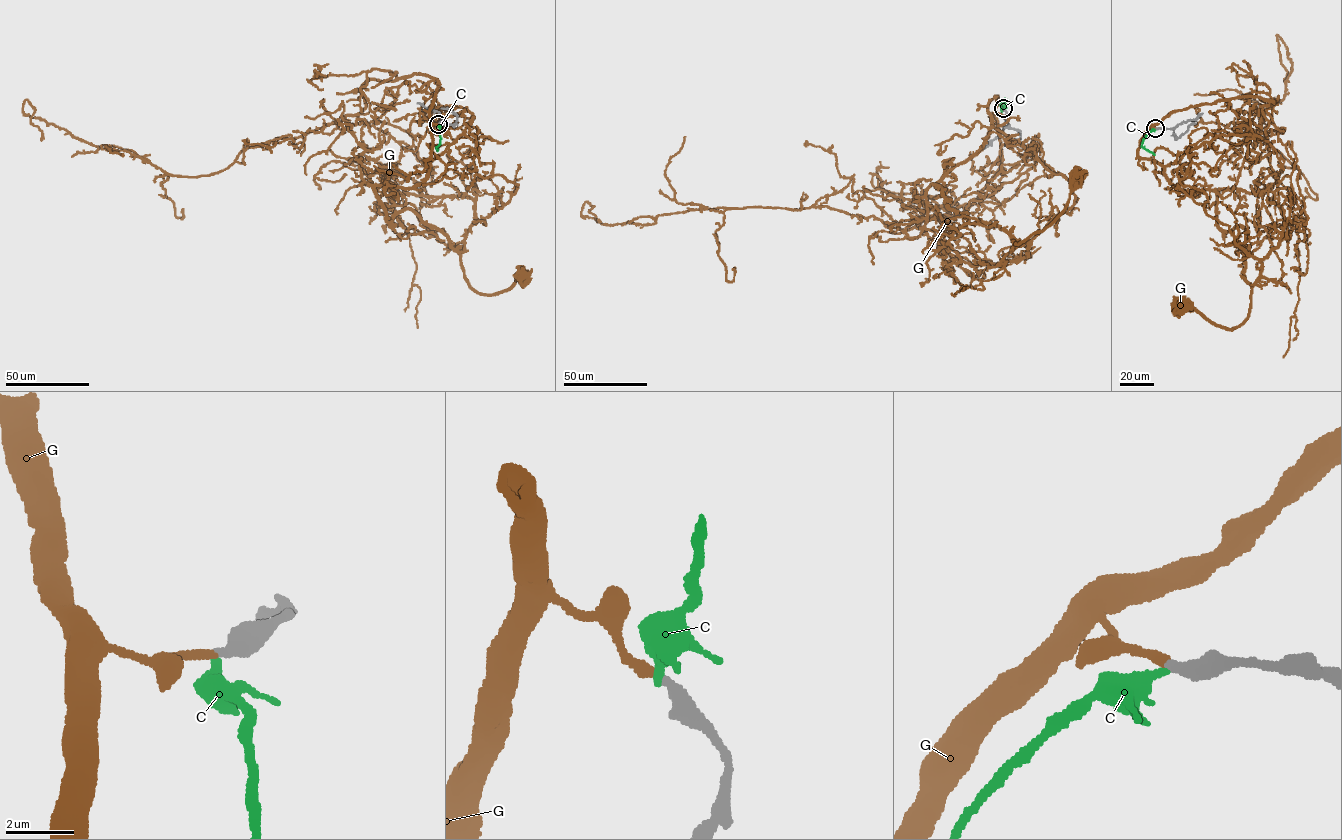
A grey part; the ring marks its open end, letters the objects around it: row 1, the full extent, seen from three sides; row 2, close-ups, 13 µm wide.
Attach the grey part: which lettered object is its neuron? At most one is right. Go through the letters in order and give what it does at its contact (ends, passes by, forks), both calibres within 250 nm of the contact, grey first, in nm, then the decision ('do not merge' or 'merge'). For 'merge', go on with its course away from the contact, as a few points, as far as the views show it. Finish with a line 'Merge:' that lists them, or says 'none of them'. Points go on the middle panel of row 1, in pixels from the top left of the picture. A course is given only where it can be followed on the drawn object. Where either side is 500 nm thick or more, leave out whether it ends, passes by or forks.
C: it ends | 360/240 nm | do not merge
G: it ends | 320/260 nm | merge | via (1003, 108), (993, 97), (981, 147), (932, 184), (947, 206), (998, 226), (1017, 245), (1055, 219), (1078, 174)
Merge: G

